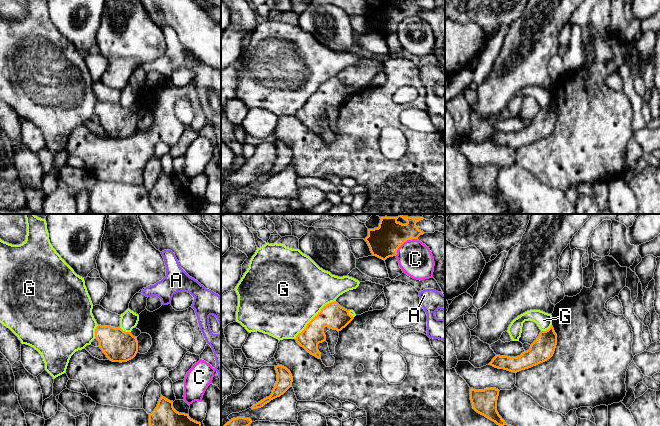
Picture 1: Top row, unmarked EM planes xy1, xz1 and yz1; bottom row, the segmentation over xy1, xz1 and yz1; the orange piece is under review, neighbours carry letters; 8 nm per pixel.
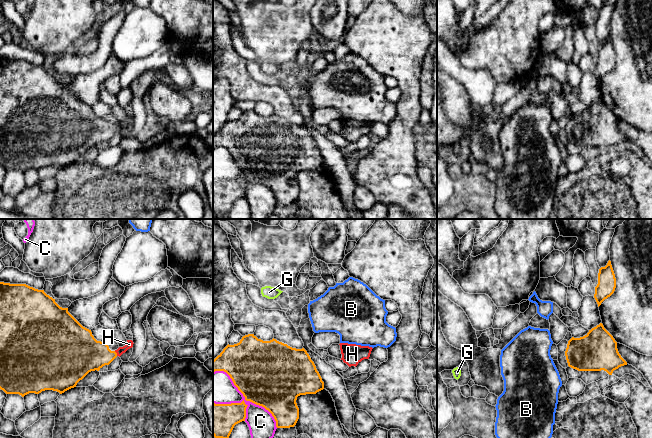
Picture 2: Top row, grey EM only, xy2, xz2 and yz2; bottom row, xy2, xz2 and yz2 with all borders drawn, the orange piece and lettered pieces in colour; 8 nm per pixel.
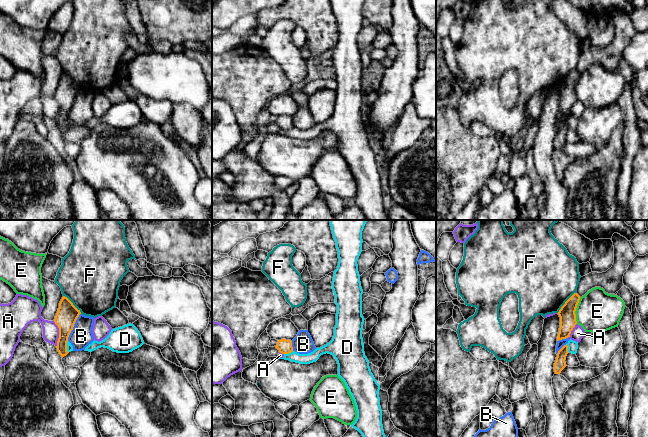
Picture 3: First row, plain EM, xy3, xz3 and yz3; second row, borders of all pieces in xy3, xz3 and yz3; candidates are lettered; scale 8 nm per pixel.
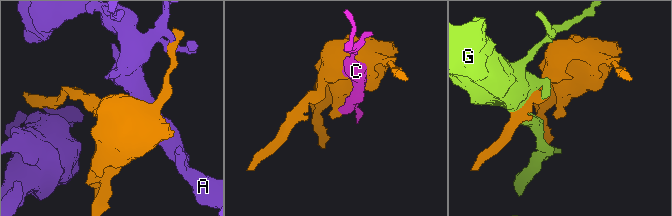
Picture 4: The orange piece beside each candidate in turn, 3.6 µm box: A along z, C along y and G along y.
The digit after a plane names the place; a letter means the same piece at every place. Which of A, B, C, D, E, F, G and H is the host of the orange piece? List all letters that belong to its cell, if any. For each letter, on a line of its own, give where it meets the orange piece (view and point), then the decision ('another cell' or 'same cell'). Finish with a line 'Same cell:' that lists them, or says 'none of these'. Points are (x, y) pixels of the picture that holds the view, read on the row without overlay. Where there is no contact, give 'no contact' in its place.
A: contact xy3 (59, 110); another cell
B: contact xy3 (73, 102); another cell
C: contact xz2 (245, 175); another cell
D: contact xz3 (288, 129); another cell
E: contact yz3 (575, 86); another cell
F: contact xy3 (72, 80); another cell
G: contact xz1 (314, 93); another cell
H: contact xy2 (116, 129); same cell
Same cell: H

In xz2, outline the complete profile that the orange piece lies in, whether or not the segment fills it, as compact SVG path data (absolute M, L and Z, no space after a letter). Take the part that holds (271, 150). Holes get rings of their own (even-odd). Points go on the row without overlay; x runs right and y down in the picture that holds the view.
M254 110L243 112L237 120L228 120L213 136L213 148L215 147L226 148L246 177L250 177L268 186L274 193L277 204L290 204L296 201L299 195L299 184L296 179L298 172L316 170L324 165L324 158L314 138L304 124L292 124L274 114L270 117L263 117Z

